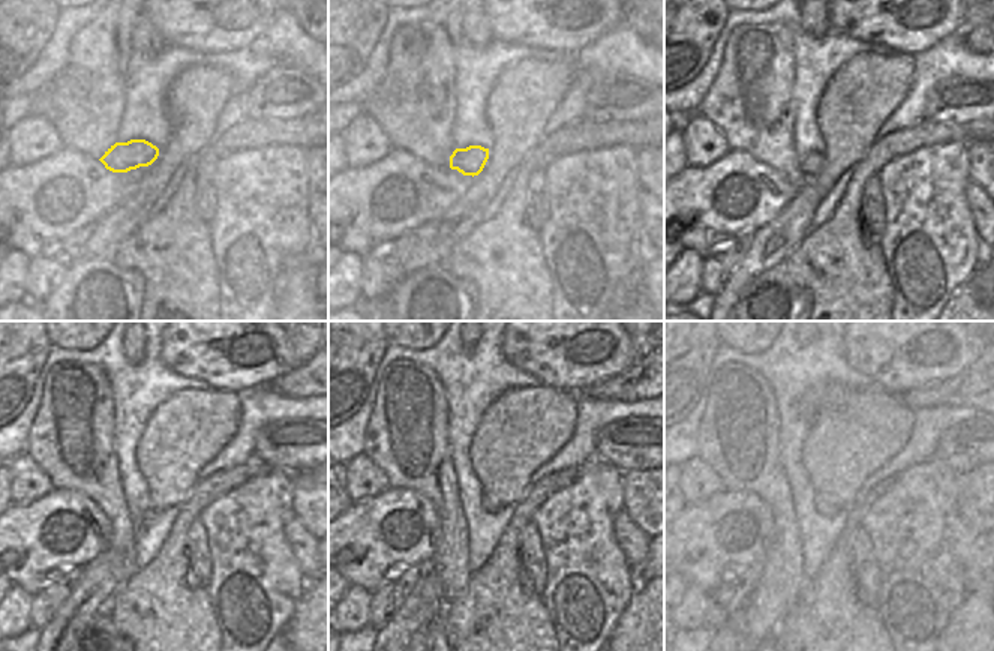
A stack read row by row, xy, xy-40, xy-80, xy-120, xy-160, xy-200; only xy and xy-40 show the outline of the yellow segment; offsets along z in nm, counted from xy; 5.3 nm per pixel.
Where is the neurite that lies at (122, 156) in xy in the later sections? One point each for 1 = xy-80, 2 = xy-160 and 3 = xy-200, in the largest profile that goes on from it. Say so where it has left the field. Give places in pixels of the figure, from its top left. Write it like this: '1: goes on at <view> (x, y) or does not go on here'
1: goes on at xy-80 (811, 164)
2: goes on at xy-160 (489, 504)
3: goes on at xy-200 (825, 504)

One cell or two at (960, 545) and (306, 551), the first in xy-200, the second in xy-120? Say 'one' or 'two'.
one

